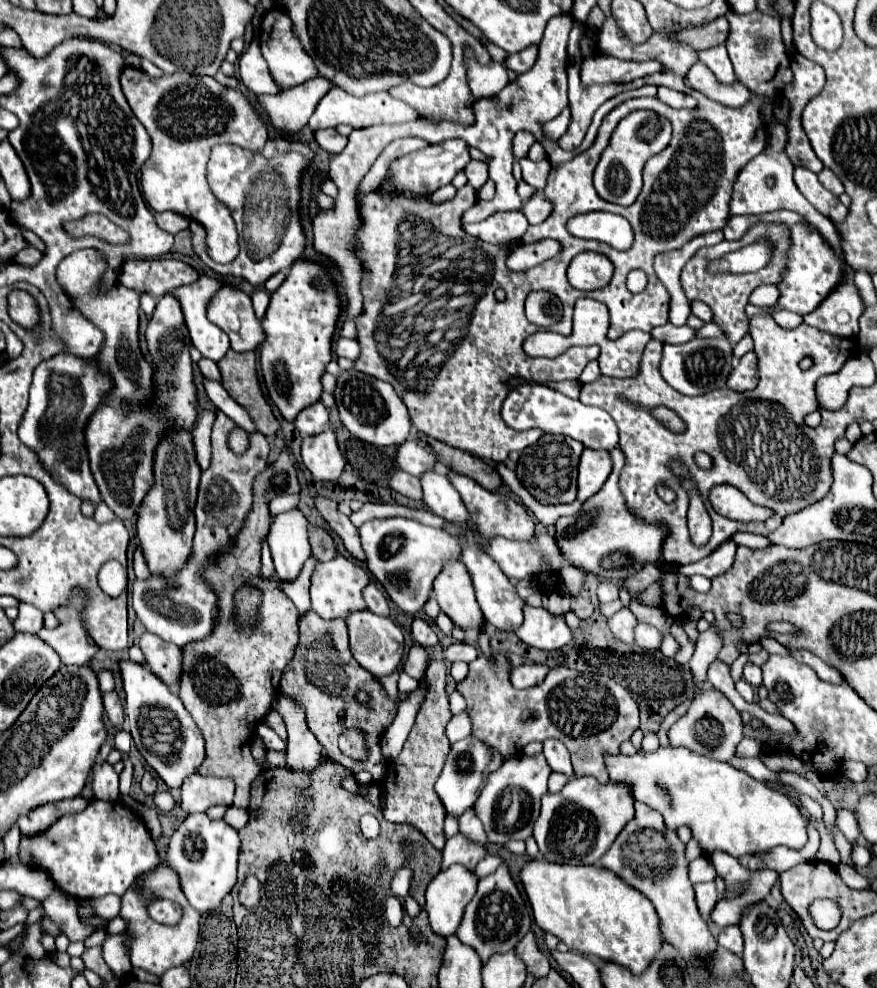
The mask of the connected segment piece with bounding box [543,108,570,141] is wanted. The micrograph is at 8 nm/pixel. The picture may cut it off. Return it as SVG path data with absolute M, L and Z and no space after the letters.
M566 108L566 110L562 110L560 116L556 116L554 120L550 120L543 125L544 135L548 139L558 141L560 136L566 132L568 124L570 124L570 110Z

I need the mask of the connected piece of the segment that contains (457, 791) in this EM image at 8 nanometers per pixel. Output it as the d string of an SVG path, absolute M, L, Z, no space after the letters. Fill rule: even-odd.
M468 736L460 742L454 742L452 744L452 750L446 758L446 764L442 768L442 774L440 778L436 780L436 794L440 796L442 804L444 804L444 810L448 816L454 816L454 818L460 818L466 810L470 810L482 790L482 786L486 784L486 778L498 770L502 766L502 758L500 754L496 754L492 748L488 748L486 744L478 742L476 738Z

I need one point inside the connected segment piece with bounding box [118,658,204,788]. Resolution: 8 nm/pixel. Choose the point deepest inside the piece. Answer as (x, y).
(165, 734)

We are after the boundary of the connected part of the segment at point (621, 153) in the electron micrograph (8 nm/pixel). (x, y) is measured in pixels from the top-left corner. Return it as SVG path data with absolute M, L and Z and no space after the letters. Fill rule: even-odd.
M636 110L628 114L626 118L620 120L616 130L612 132L608 148L602 152L602 158L596 166L596 176L594 176L594 186L600 198L620 204L620 206L630 206L640 190L642 190L642 170L644 164L660 154L672 138L672 125L666 118L662 118L656 112L650 110Z

